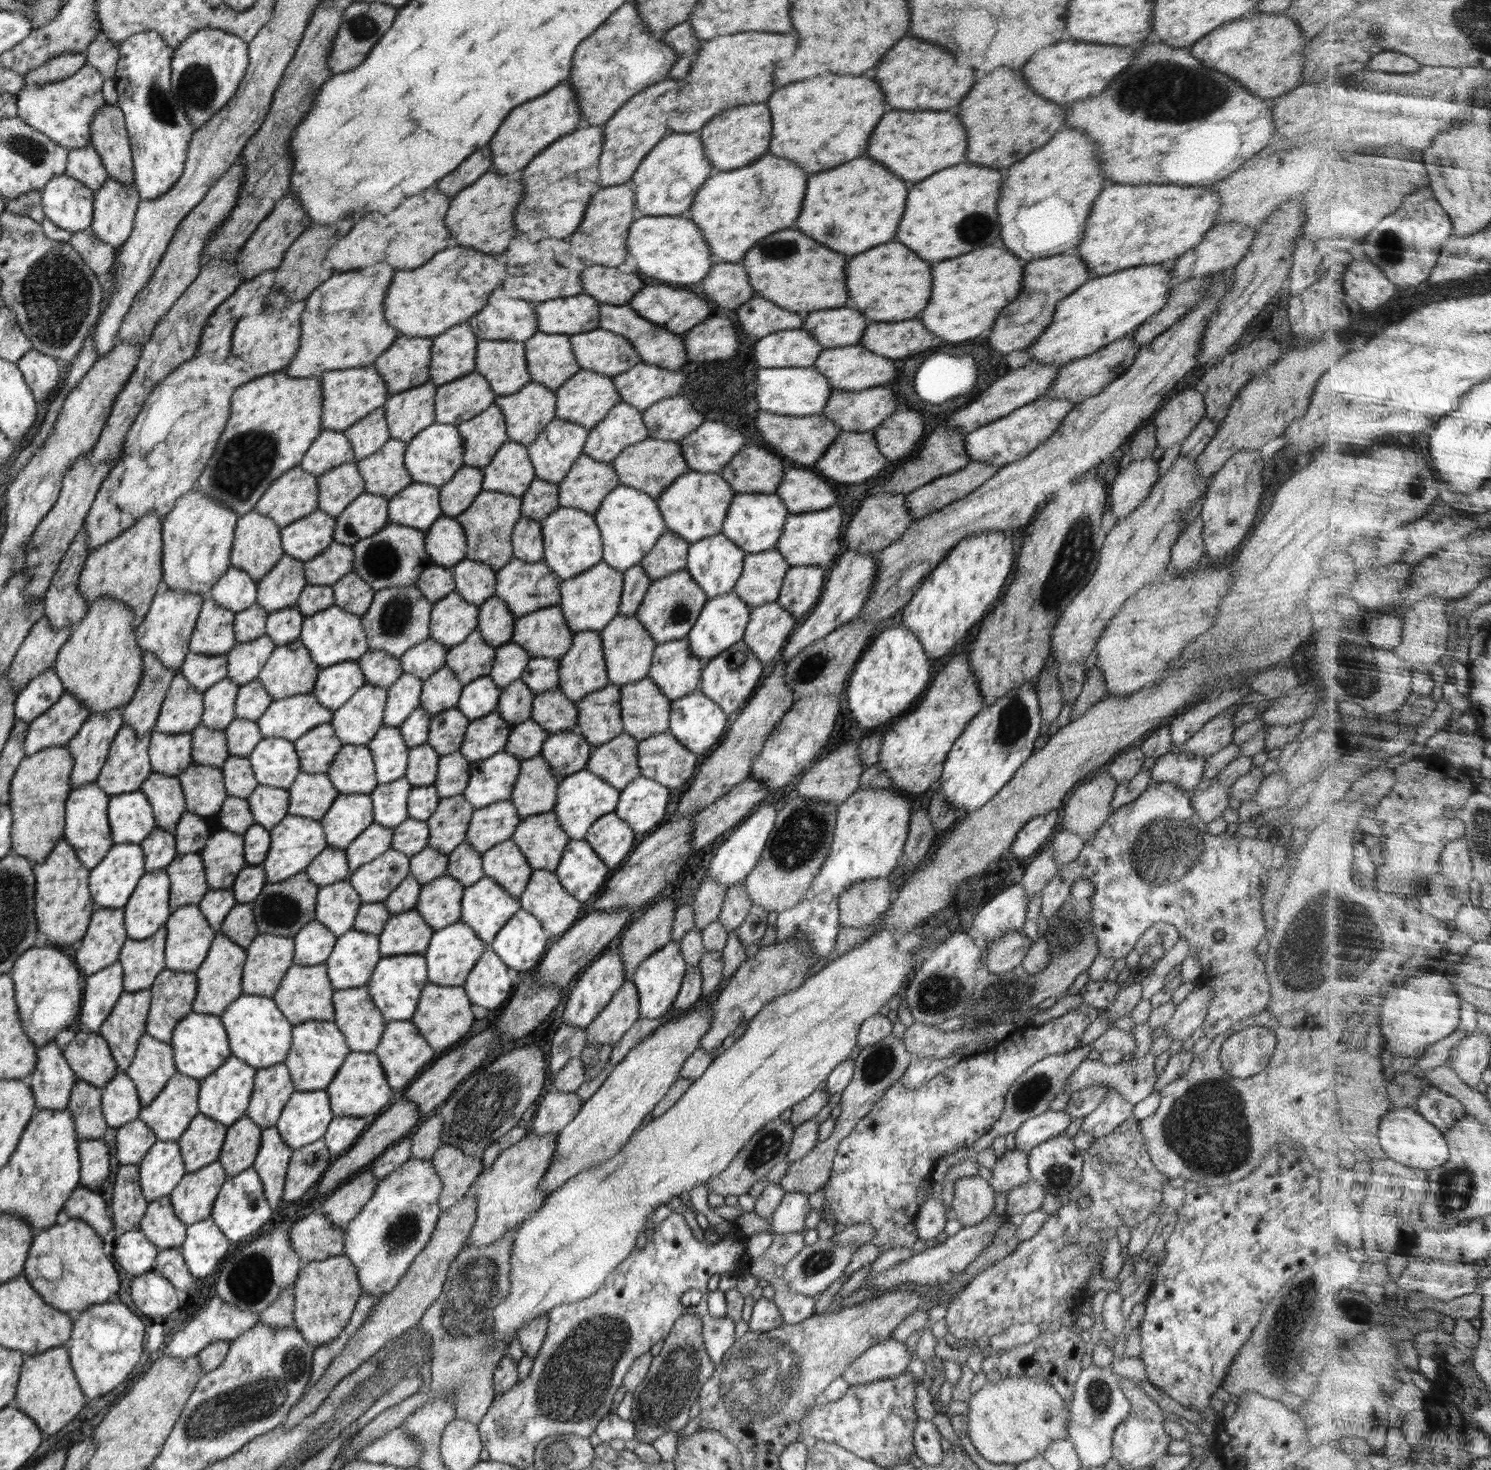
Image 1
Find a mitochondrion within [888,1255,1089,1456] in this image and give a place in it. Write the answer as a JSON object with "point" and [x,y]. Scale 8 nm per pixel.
{"point":[1051,1416]}

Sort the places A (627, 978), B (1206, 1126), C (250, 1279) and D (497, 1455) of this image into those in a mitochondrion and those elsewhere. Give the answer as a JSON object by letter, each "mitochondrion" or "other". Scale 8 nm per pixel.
{"A":"other","B":"mitochondrion","C":"mitochondrion","D":"other"}

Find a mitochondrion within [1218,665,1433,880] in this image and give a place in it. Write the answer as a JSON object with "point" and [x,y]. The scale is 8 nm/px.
{"point":[1364,689]}

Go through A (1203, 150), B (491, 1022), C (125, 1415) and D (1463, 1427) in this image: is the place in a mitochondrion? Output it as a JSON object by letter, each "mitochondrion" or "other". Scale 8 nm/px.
{"A":"other","B":"other","C":"other","D":"other"}

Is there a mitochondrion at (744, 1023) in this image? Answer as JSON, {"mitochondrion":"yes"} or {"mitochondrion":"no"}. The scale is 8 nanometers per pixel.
{"mitochondrion":"no"}

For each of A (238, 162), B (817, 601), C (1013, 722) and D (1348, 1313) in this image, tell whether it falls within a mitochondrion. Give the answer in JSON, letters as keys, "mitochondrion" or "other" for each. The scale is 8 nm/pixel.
{"A":"other","B":"other","C":"mitochondrion","D":"mitochondrion"}

